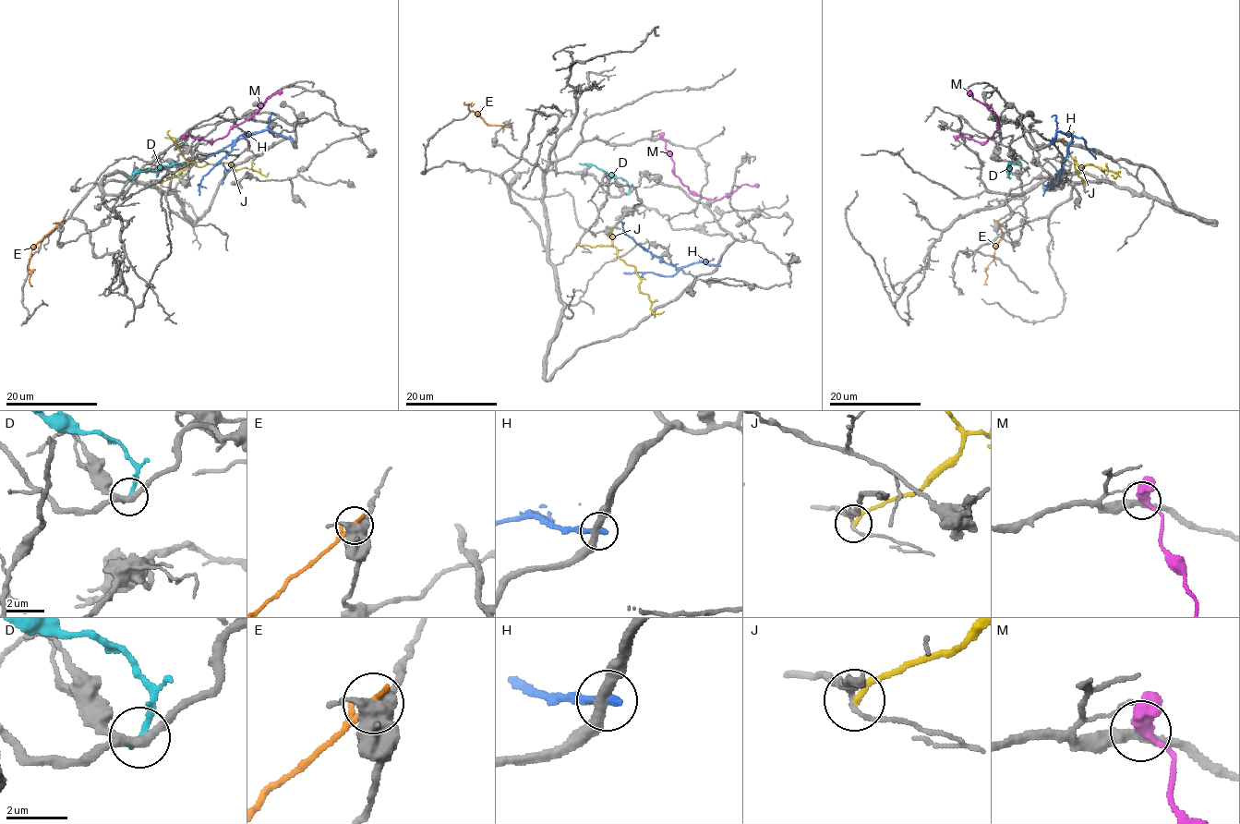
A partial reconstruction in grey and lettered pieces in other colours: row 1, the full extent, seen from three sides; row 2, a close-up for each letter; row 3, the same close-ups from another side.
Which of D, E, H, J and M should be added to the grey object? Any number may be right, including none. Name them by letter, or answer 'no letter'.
no letter

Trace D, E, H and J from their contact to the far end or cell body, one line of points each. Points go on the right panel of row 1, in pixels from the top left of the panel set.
D: (1019, 163), (1008, 164), (1011, 165), (1009, 177)
E: (997, 222), (1003, 234), (986, 270), (986, 284)
H: (1052, 141), (1057, 132), (1073, 136), (1063, 164), (1042, 196)
J: (1085, 185), (1075, 163), (1080, 168), (1093, 165), (1117, 175), (1115, 178), (1111, 175)

